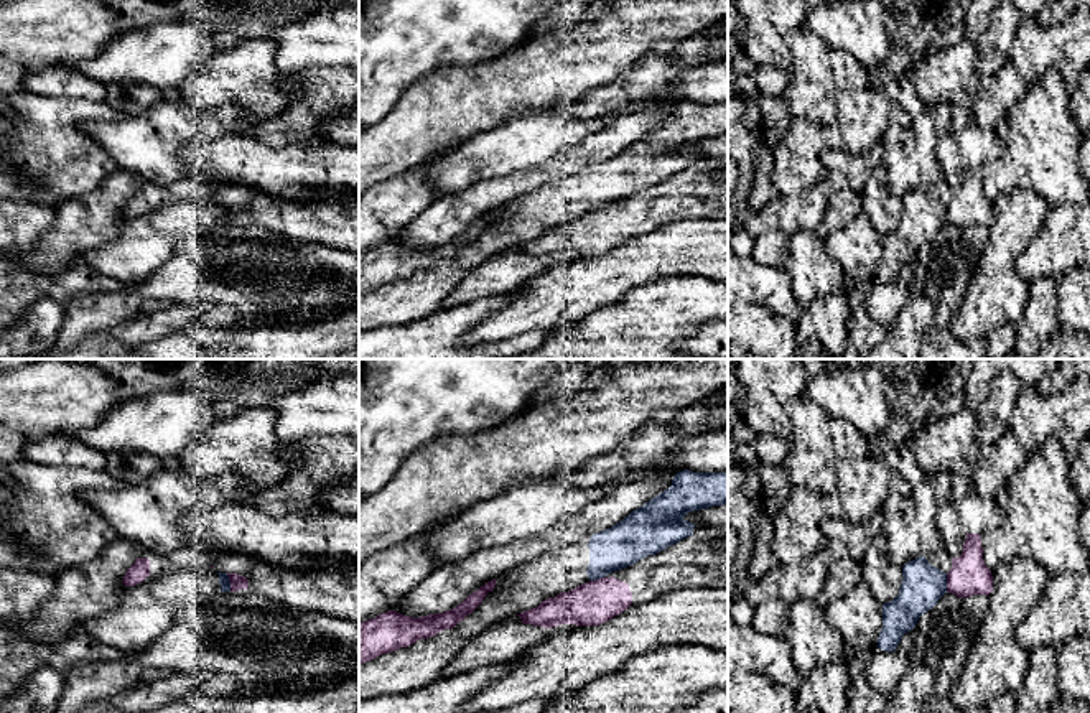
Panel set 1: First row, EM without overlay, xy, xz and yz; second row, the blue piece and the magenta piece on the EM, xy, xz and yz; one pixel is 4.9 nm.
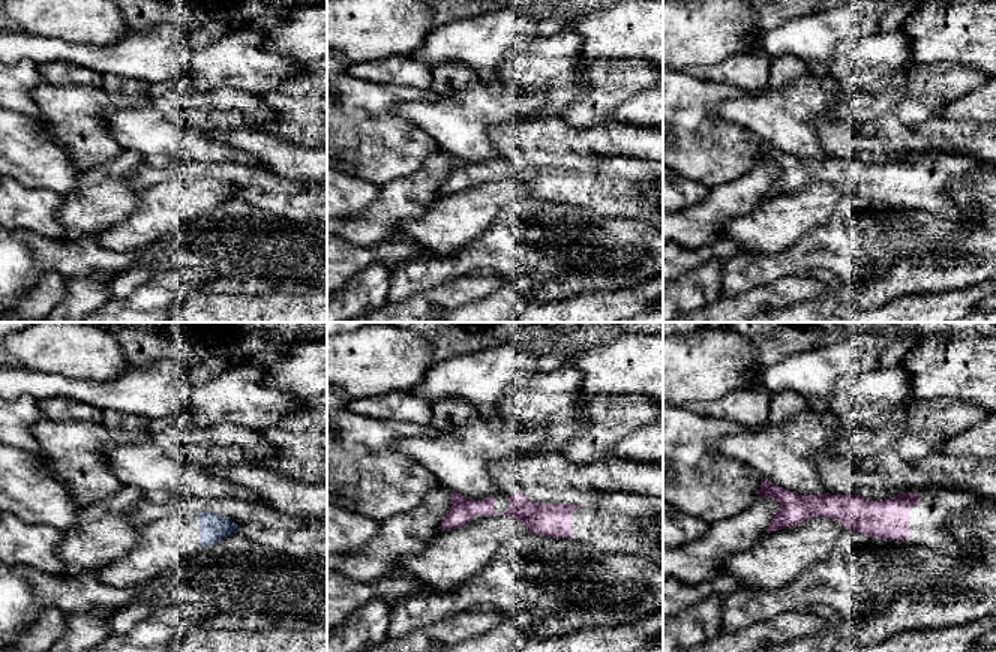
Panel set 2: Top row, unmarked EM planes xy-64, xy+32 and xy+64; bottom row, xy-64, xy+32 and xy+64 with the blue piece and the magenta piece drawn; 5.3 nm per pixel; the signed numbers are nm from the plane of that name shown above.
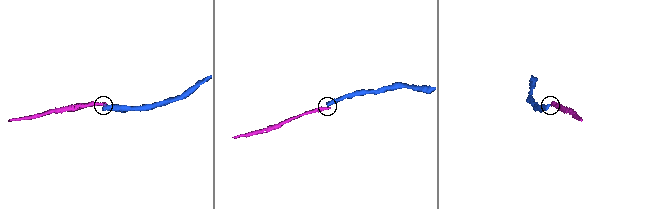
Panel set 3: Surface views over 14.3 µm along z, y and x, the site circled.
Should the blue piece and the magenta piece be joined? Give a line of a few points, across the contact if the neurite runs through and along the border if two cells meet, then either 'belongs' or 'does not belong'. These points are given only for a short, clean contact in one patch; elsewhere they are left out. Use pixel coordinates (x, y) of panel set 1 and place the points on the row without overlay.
does not belong

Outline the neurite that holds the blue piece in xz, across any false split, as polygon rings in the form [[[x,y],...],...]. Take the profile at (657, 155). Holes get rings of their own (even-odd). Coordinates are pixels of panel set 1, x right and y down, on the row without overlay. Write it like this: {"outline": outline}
{"outline": [[[678,102],[668,120],[632,142],[611,160],[586,166],[573,176],[552,179],[548,184],[496,209],[494,221],[453,260],[445,260],[433,268],[420,270],[408,278],[359,295],[359,333],[403,326],[433,316],[443,310],[443,300],[456,285],[487,259],[537,239],[555,224],[565,224],[588,212],[604,209],[613,203],[627,199],[649,186],[655,186],[692,168],[695,155],[683,148],[688,143],[723,135],[728,135],[728,104]]]}

